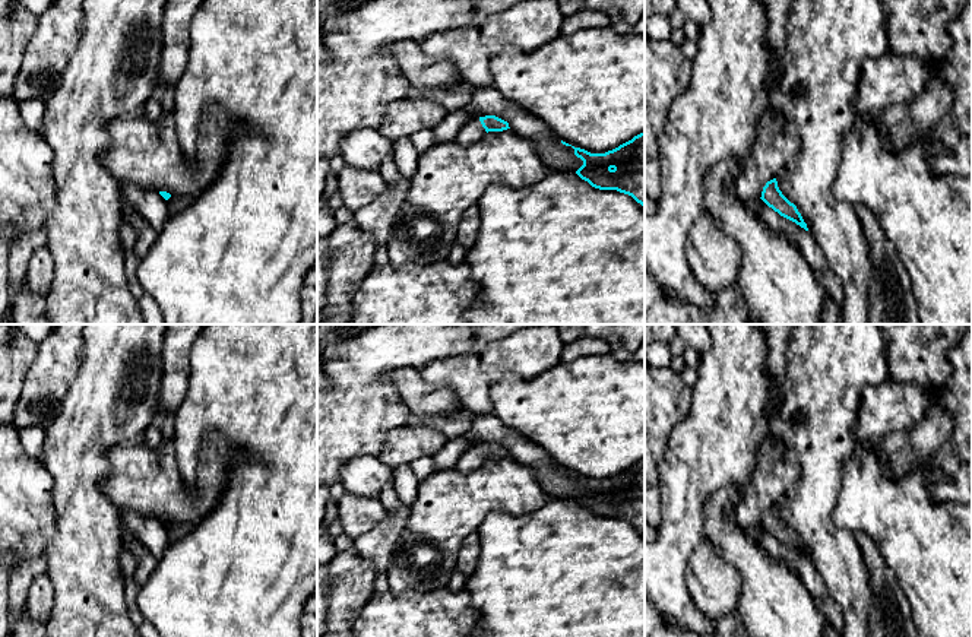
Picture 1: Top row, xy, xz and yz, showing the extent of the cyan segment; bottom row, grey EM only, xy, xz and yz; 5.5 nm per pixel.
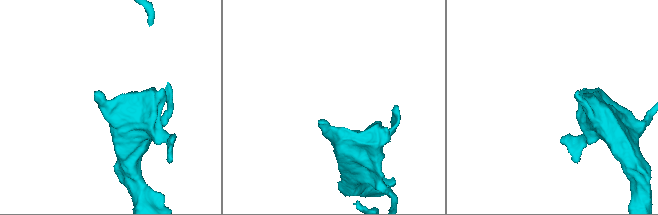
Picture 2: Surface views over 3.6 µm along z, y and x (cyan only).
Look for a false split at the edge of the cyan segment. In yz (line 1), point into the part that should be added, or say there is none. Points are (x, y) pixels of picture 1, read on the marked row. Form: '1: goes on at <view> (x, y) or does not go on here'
1: does not go on here

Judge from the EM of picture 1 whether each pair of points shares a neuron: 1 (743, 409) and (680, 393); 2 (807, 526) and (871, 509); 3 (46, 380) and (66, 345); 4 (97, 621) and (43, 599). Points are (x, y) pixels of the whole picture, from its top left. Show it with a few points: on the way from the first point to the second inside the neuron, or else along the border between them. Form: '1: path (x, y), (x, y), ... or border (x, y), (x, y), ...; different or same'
1: border (692, 389), (687, 414), (674, 427); different
2: border (841, 485), (833, 522), (854, 535); different
3: path (51, 371), (59, 354); same
4: border (46, 573), (53, 589), (53, 609), (47, 621); different

